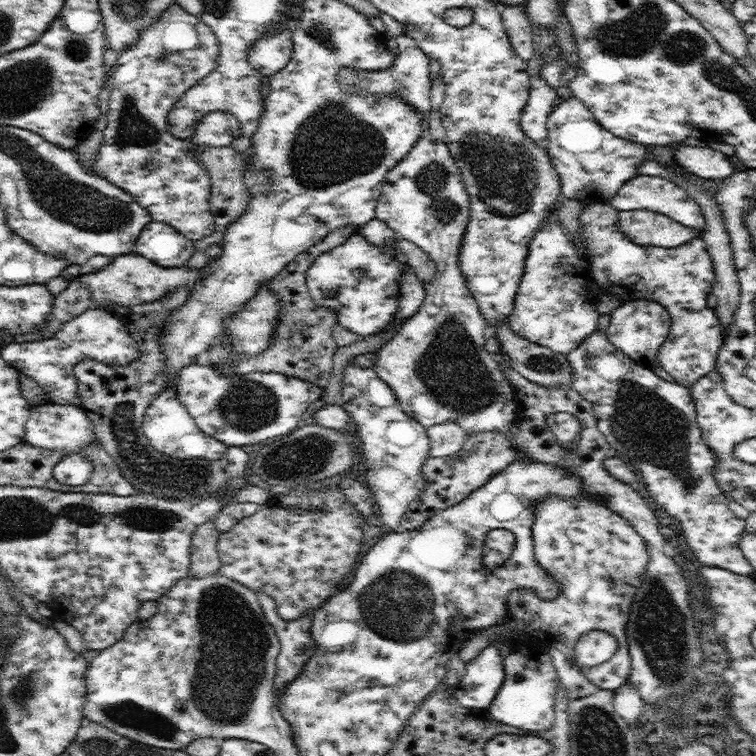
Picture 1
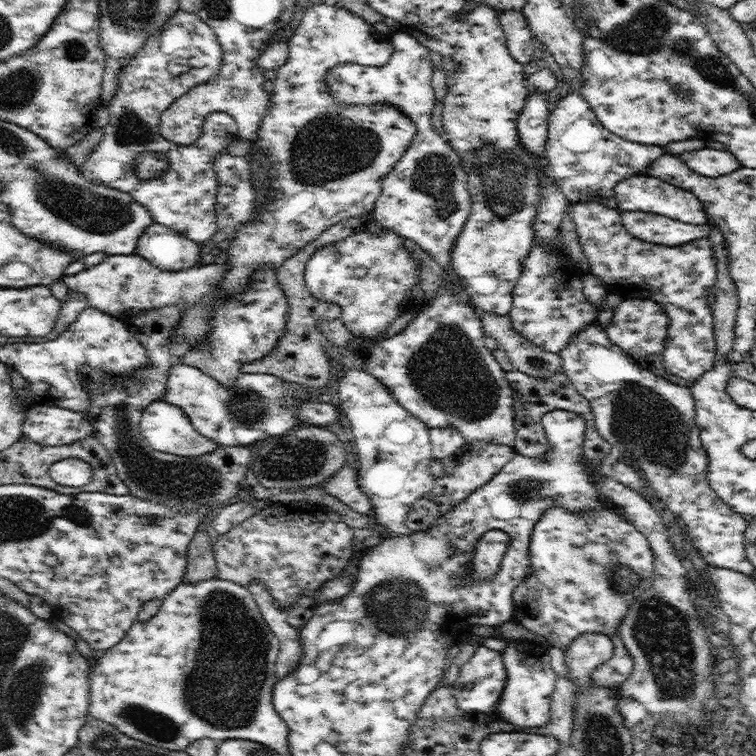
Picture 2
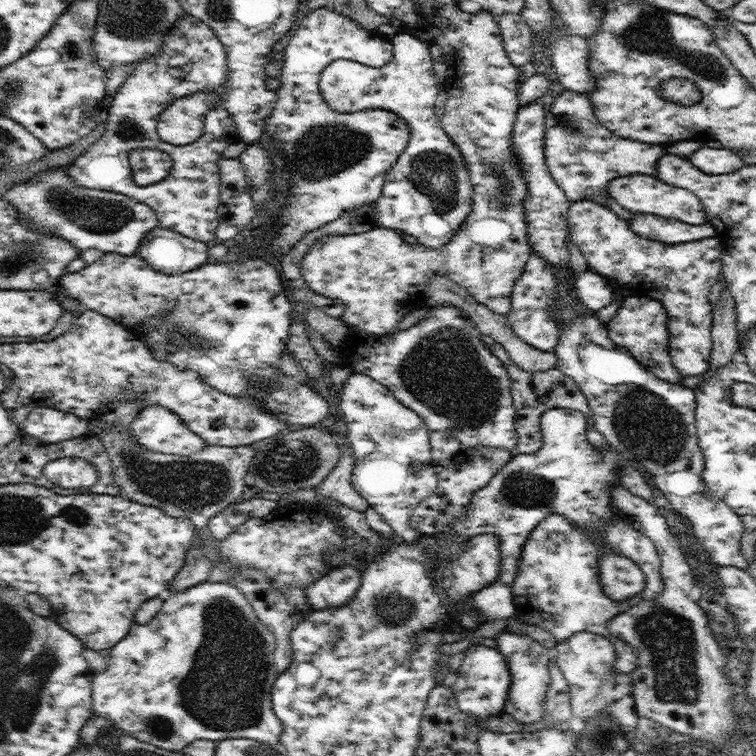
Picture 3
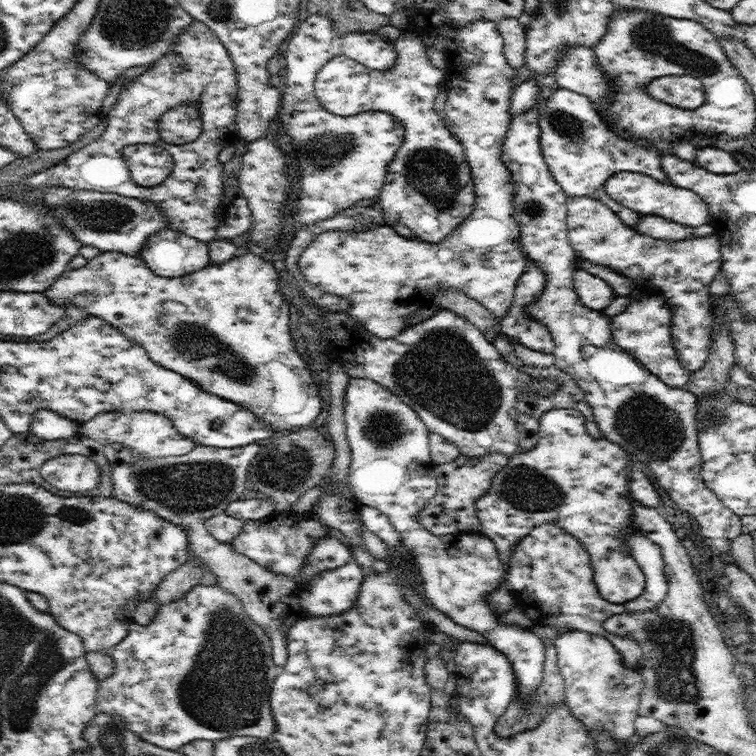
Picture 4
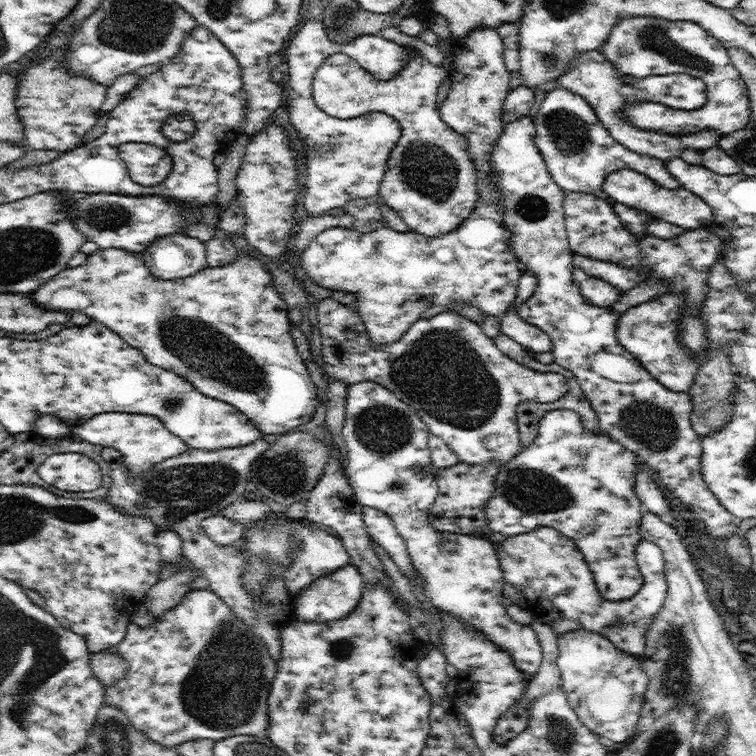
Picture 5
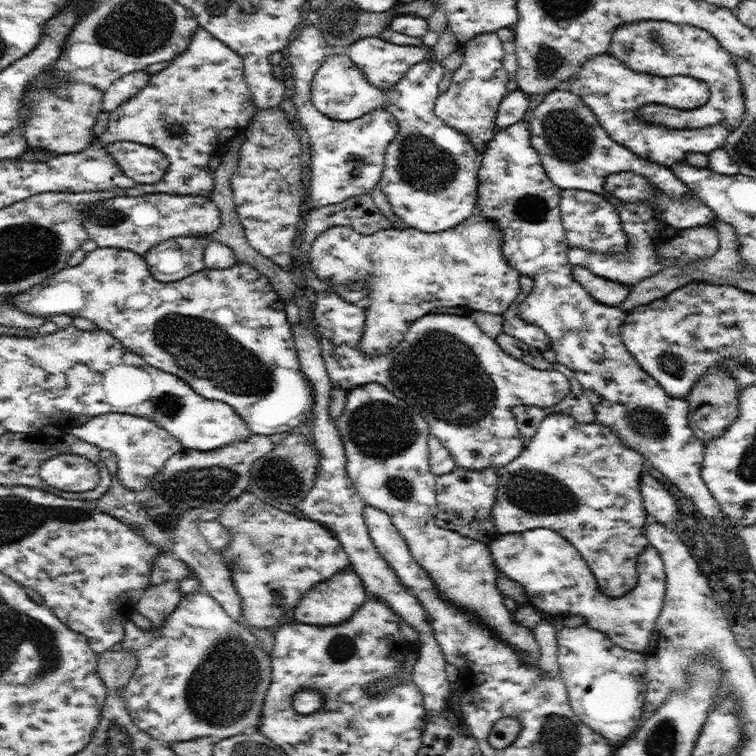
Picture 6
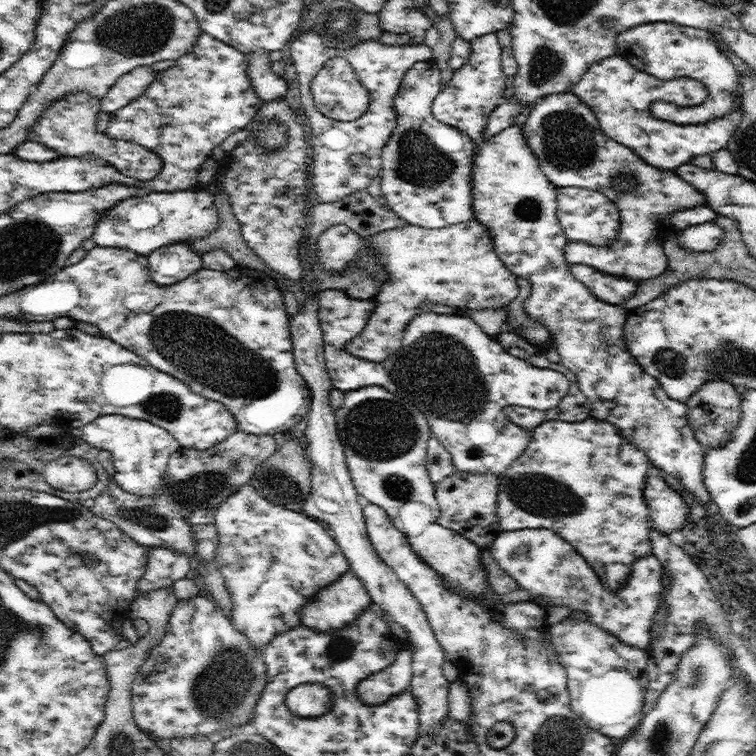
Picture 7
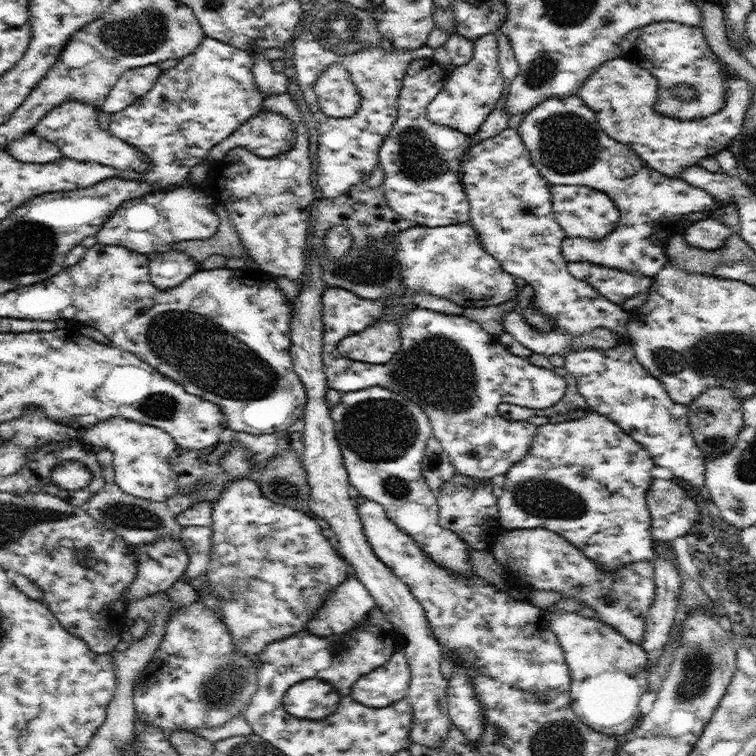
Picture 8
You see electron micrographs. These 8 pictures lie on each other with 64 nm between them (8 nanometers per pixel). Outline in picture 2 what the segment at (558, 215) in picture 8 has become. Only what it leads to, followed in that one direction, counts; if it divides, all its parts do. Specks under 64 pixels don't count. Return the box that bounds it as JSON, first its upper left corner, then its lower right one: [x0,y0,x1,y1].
[572,202,717,382]

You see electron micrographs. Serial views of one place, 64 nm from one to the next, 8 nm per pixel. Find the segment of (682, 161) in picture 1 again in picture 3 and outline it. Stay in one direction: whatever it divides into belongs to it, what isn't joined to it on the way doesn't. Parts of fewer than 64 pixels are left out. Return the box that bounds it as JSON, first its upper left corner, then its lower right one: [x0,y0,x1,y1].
[688,145,744,175]

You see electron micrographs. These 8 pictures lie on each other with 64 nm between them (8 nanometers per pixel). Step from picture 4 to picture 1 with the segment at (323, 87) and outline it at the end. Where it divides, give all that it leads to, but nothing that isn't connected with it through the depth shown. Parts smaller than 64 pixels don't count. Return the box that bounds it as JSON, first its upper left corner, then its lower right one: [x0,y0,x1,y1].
[338,34,516,437]

